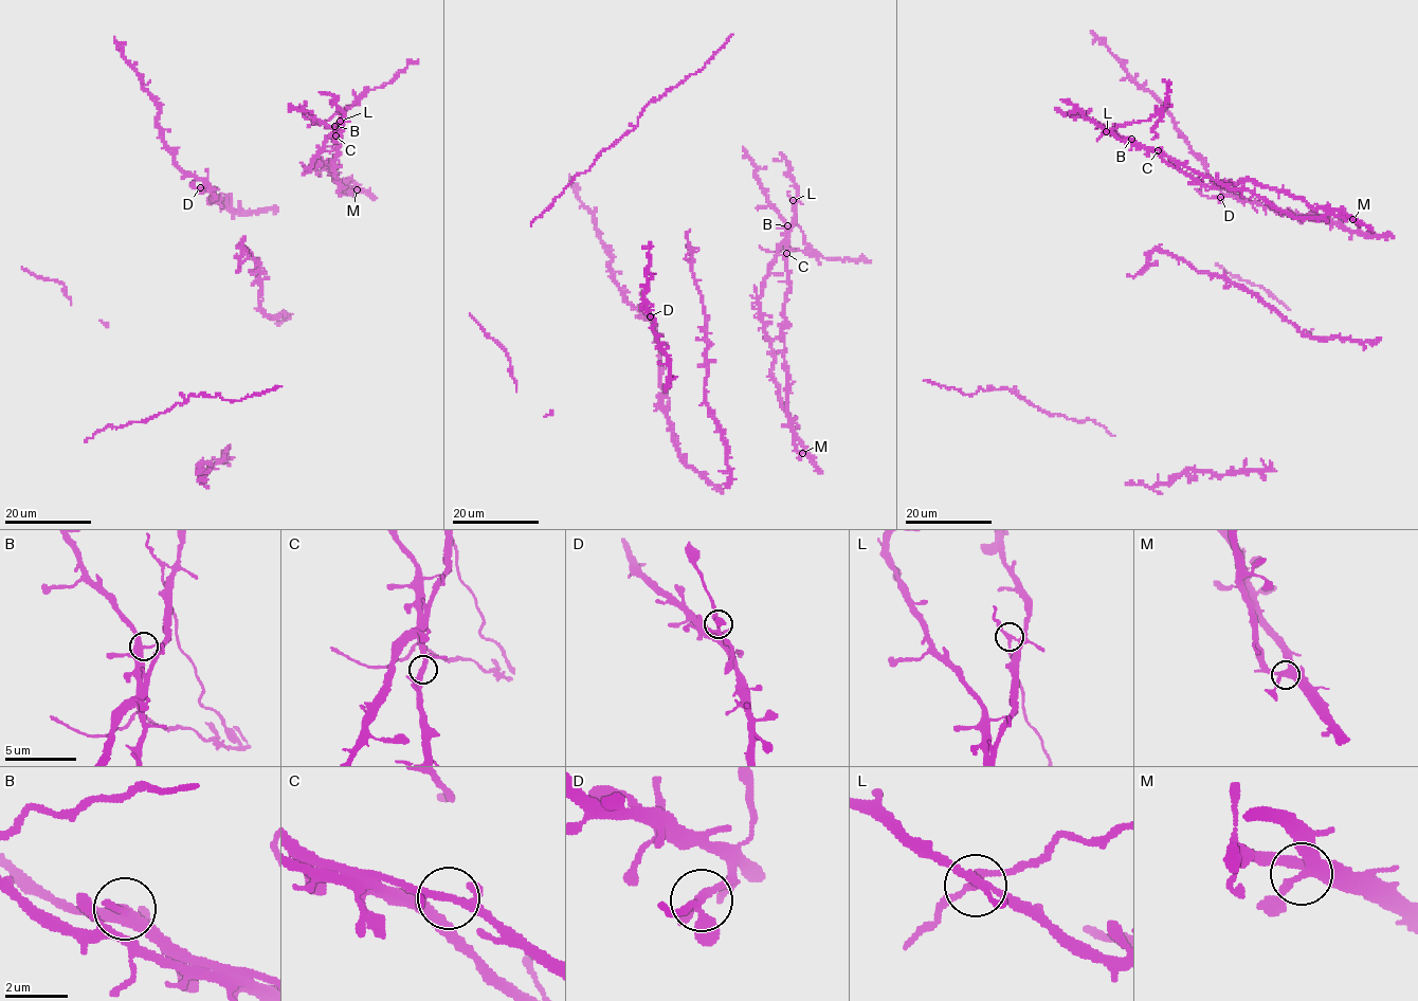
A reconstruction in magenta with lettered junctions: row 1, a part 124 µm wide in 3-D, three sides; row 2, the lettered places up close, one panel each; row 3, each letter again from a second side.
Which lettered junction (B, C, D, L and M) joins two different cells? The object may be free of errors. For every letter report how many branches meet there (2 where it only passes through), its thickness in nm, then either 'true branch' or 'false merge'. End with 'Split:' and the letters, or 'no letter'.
B: branches 4; calibre 380 nm; true branch
C: branches 5; calibre 240 nm; true branch
D: branches 4; calibre 240 nm; true branch
L: branches 4; calibre 200 nm; false merge
M: branches 4; calibre 380 nm; true branch
Split: L

